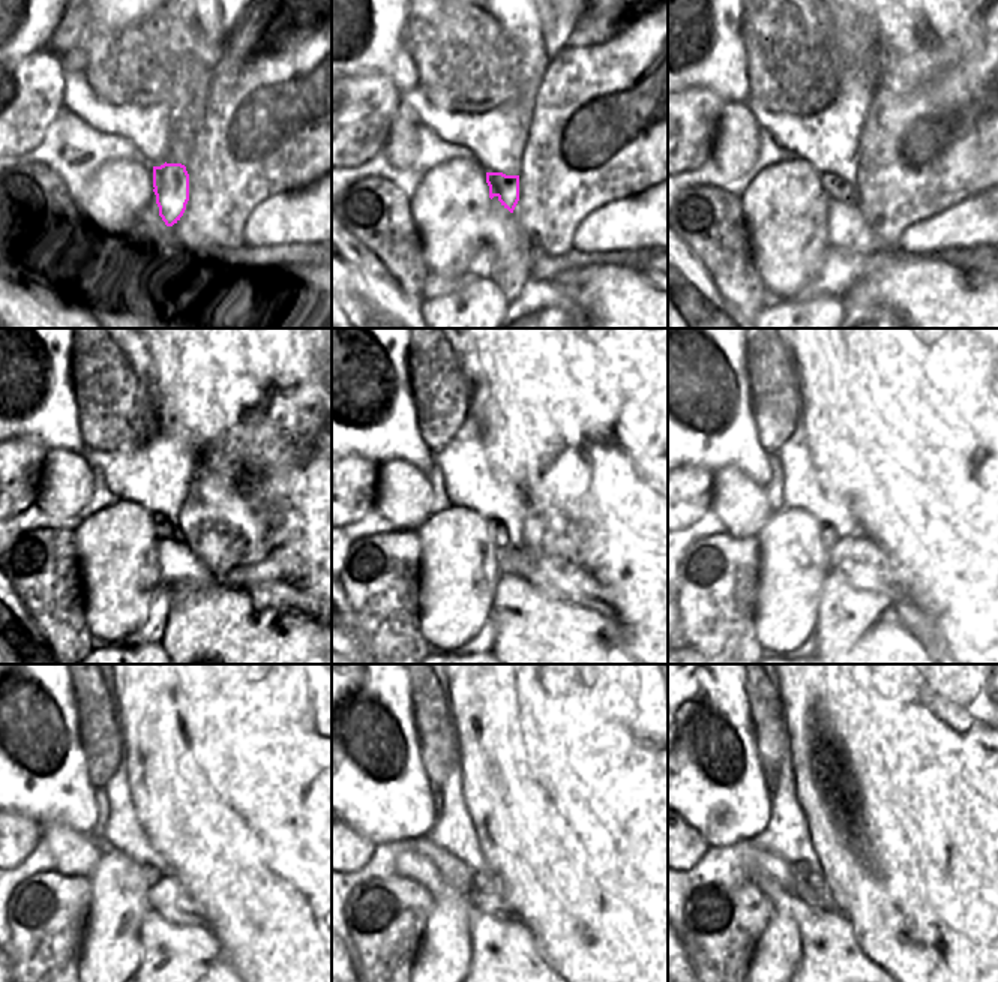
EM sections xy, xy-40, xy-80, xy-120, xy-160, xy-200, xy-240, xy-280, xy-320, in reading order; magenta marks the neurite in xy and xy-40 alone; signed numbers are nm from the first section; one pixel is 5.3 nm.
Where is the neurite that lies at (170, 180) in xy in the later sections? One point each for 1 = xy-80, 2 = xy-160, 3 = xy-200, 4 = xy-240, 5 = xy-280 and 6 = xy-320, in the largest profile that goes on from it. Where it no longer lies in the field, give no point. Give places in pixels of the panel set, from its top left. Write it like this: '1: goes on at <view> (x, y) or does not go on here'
1: goes on at xy-80 (835, 188)
2: goes on at xy-160 (497, 531)
3: goes on at xy-200 (829, 535)
4: goes on at xy-240 (152, 874)
5: goes on at xy-280 (479, 880)
6: goes on at xy-320 (815, 880)

